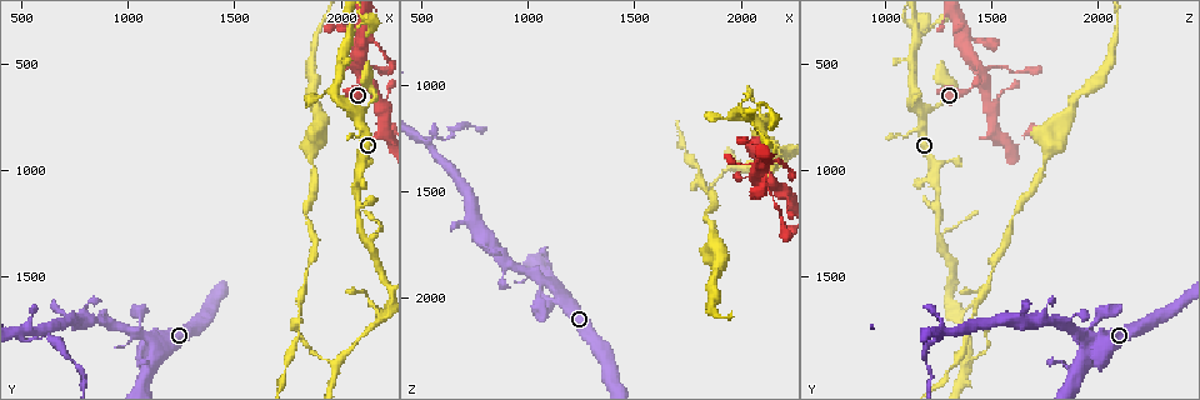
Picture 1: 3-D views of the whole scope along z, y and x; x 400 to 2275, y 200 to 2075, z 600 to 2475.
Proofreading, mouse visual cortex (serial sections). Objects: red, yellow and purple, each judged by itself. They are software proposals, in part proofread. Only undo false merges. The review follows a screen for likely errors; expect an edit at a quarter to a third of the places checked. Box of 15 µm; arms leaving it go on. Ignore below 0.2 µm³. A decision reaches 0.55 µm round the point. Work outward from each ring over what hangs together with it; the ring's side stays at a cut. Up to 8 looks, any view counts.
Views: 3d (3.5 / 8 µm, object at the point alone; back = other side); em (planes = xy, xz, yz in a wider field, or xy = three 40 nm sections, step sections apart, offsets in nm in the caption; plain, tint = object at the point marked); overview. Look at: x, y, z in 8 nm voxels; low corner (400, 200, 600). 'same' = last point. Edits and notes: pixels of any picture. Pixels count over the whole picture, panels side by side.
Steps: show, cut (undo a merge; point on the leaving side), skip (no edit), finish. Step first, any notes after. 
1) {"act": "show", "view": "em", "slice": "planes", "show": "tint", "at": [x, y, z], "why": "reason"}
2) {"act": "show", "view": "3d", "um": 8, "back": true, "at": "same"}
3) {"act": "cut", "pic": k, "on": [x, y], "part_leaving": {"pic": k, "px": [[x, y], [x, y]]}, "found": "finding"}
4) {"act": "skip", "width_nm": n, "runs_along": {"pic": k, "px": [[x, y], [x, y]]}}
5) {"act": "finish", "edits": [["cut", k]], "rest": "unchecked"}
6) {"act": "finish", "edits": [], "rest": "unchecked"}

{"act": "show", "view": "3d", "um": 3.5, "at": [1960, 660, 1140], "why": "sharp bend"}

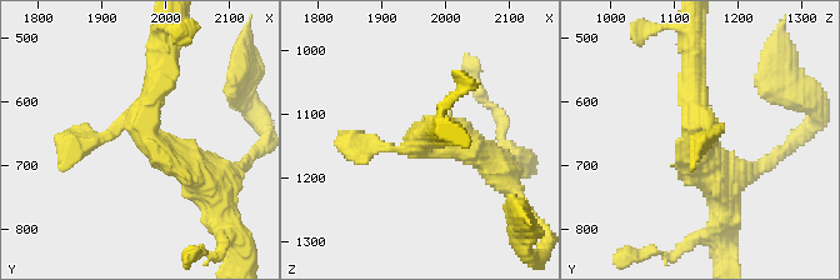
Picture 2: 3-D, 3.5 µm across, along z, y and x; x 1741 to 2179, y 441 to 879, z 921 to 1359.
{"act": "show", "view": "em", "slice": "xy", "step": 3, "show": "tint", "at": [1970, 650, 1135]}

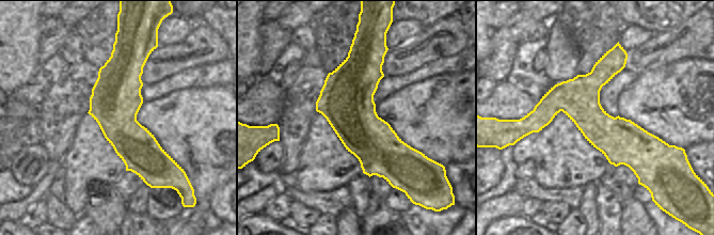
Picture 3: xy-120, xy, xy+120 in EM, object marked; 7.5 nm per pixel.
{"act": "show", "view": "em", "slice": "xy", "step": 2, "show": "tint", "at": "same"}

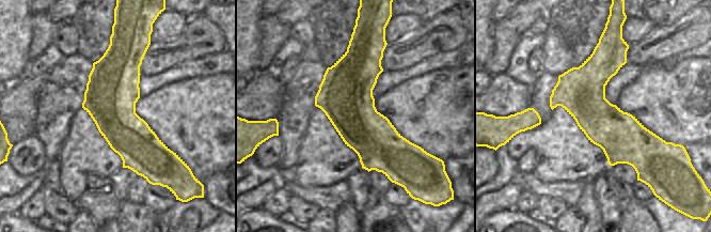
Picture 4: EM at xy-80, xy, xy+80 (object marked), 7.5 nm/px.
{"act": "skip", "runs_along": {"pic": 4, "px": [[126, 45], [124, 130], [148, 176]]}, "found": "continuous, no second cell"}

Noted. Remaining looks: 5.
{"act": "show", "view": "3d", "um": 3.5, "at": [1150, 1800, 1980]}

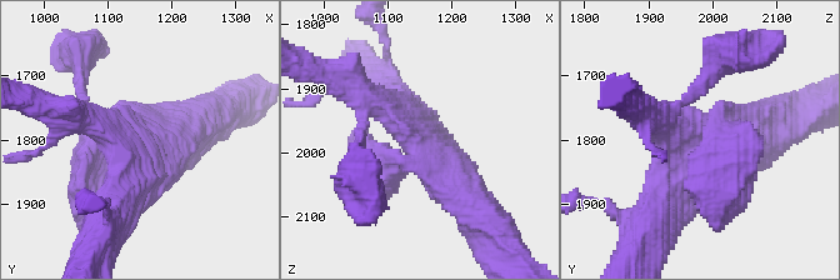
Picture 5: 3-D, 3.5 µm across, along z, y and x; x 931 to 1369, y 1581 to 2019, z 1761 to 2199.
{"act": "show", "view": "em", "slice": "xy", "step": 2, "show": "tint", "at": [1150, 1810, 1985], "why": "shape alone is not enough"}

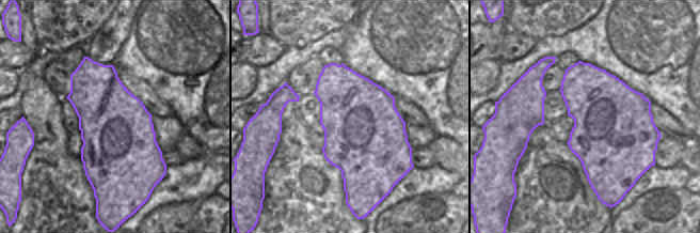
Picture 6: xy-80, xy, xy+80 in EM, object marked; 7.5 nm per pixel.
{"act": "skip", "width_nm": 600, "runs_along": {"pic": 5, "px": [[471, 201], [425, 144], [356, 90]]}, "found": "all the same cell"}

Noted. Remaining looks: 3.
{"act": "show", "view": "3d", "um": 8, "at": [1990, 1890, 1380], "why": "sudden change in width"}

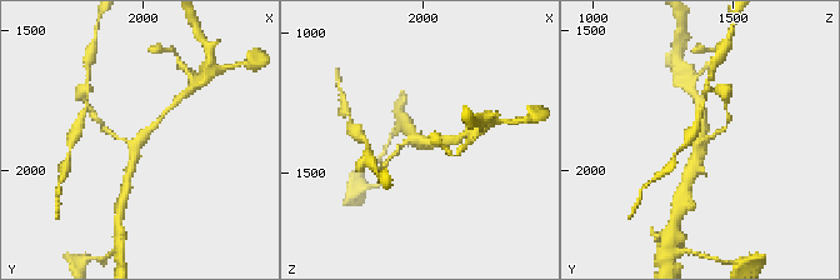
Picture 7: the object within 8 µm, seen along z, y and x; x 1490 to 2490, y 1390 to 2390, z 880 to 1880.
{"act": "show", "view": "em", "slice": "xy", "step": 2, "show": "tint", "at": [1990, 1900, 1380]}

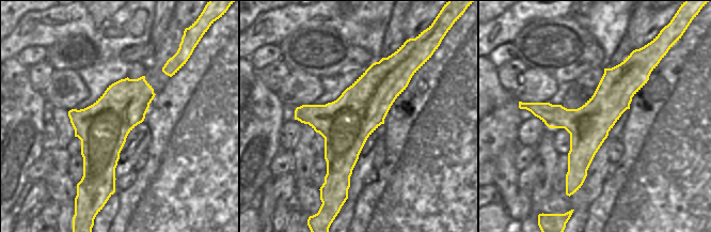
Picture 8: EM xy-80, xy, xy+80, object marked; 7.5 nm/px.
{"act": "skip", "found": "one cell here"}

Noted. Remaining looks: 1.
{"act": "show", "view": "3d", "um": 3.5, "back": true, "at": [1820, 1690, 1420], "why": "sudden change in width"}

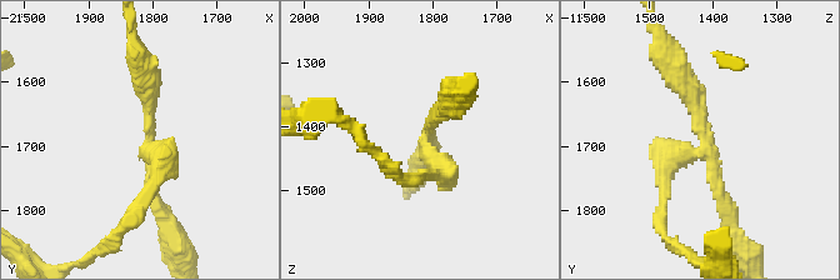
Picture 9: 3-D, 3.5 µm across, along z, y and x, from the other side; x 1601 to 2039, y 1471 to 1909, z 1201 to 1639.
{"act": "cut", "pic": 9, "on": [696, 104], "arms": 3, "part_leaving": {"pic": 9, "px": [[701, 148], [698, 109], [660, 36]]}, "found": "two cells meet here"}

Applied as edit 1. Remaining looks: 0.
{"act": "finish", "edits": [["cut", 9]], "rest": "unchecked"}

